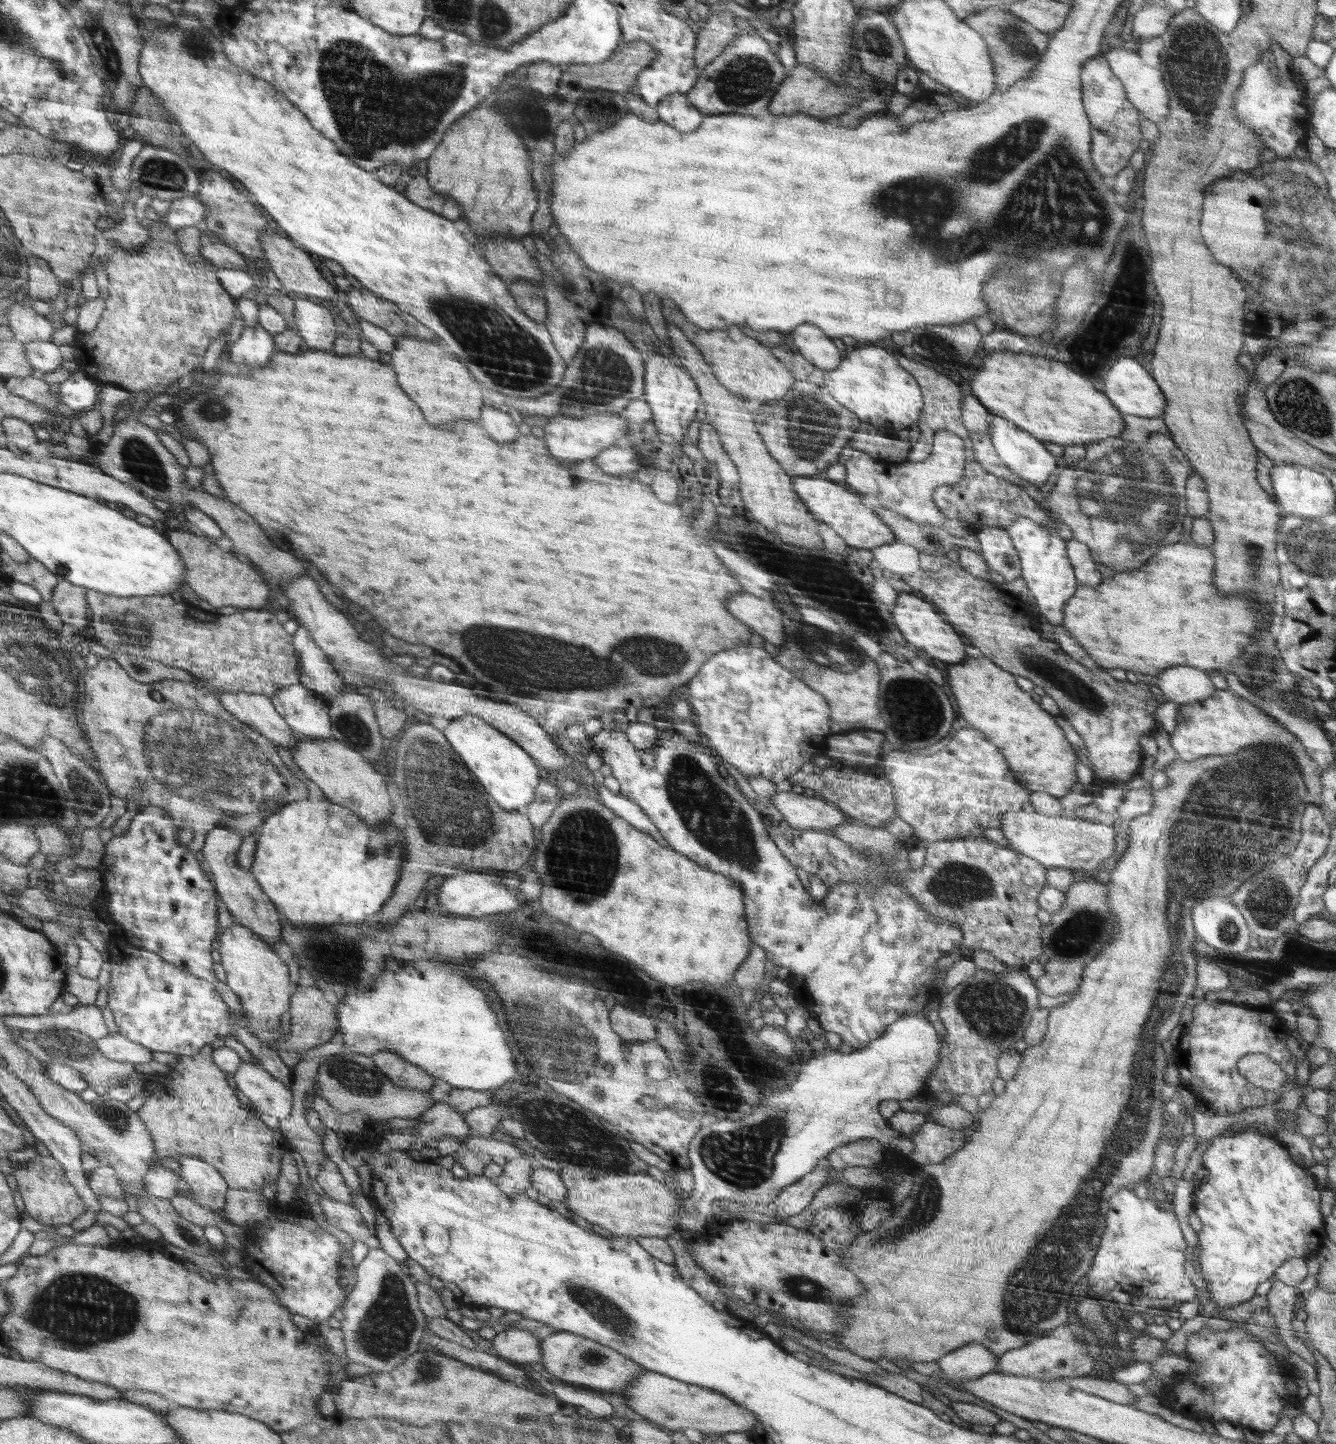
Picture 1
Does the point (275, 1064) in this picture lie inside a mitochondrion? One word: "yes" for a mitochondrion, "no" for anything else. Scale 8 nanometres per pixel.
no

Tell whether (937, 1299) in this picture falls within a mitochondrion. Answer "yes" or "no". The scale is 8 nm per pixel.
no

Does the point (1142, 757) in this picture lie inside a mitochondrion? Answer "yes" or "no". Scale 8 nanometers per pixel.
no

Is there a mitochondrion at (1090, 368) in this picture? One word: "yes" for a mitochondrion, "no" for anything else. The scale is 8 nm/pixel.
no

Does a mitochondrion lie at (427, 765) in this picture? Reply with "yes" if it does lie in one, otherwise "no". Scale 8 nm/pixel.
yes

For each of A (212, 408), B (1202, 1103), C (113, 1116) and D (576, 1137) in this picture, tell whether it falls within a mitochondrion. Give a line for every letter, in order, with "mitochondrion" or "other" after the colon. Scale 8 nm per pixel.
A: mitochondrion
B: other
C: mitochondrion
D: mitochondrion

